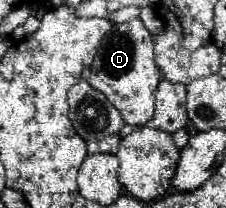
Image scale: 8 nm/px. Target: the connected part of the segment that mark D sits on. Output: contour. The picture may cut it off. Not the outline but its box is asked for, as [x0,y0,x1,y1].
[89,18,161,126]

